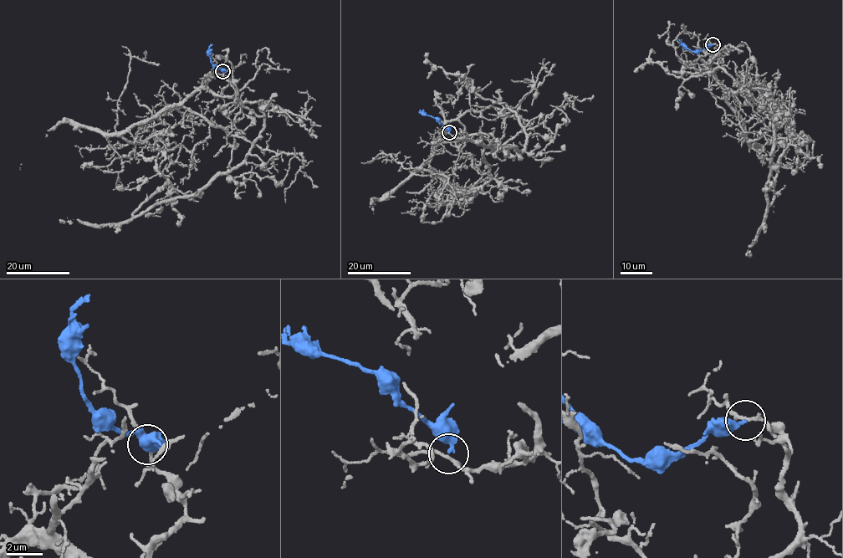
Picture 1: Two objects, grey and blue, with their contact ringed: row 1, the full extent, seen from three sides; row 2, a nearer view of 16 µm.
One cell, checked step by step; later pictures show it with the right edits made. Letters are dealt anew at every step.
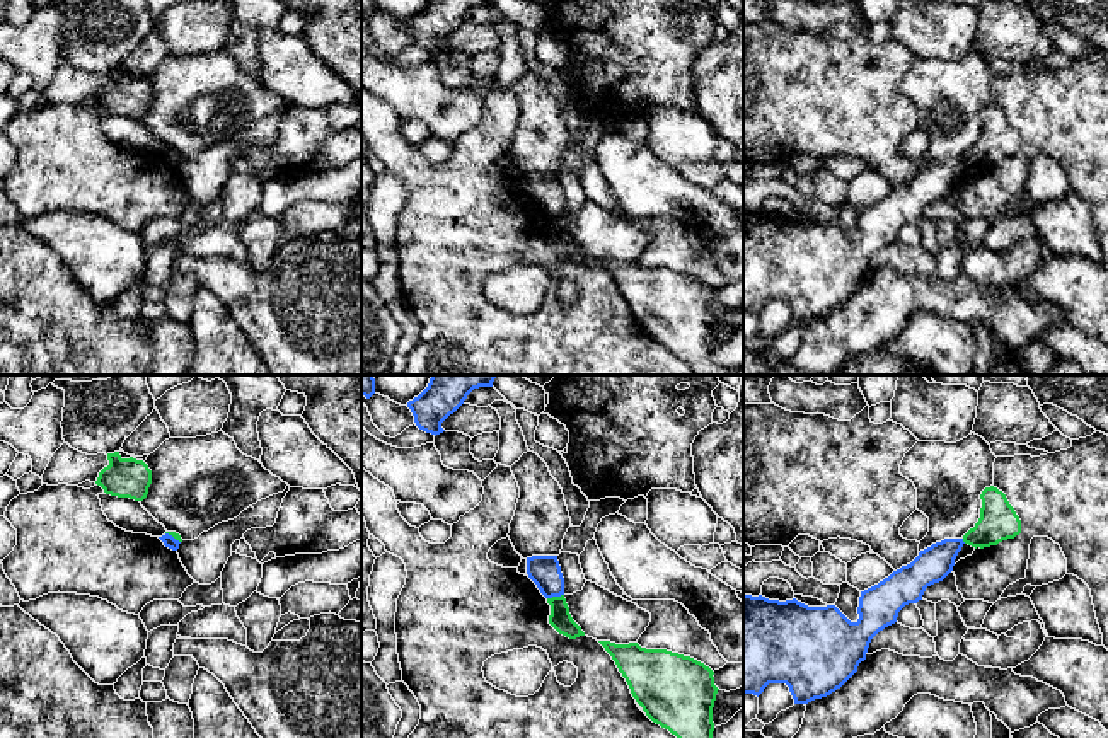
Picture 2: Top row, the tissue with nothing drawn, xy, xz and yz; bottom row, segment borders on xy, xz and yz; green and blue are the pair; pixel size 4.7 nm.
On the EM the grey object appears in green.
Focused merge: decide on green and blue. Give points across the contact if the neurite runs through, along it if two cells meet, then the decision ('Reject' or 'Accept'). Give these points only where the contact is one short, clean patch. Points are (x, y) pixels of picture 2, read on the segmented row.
Boundary: xz (563, 593), (548, 599). Reject

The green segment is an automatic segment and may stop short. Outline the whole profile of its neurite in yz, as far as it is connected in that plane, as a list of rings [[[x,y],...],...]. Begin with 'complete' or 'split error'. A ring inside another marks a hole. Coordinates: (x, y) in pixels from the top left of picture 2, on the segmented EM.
complete | [[[994,486],[985,487],[980,499],[980,518],[963,535],[965,544],[984,549],[1021,533],[1021,520],[1002,491]]]

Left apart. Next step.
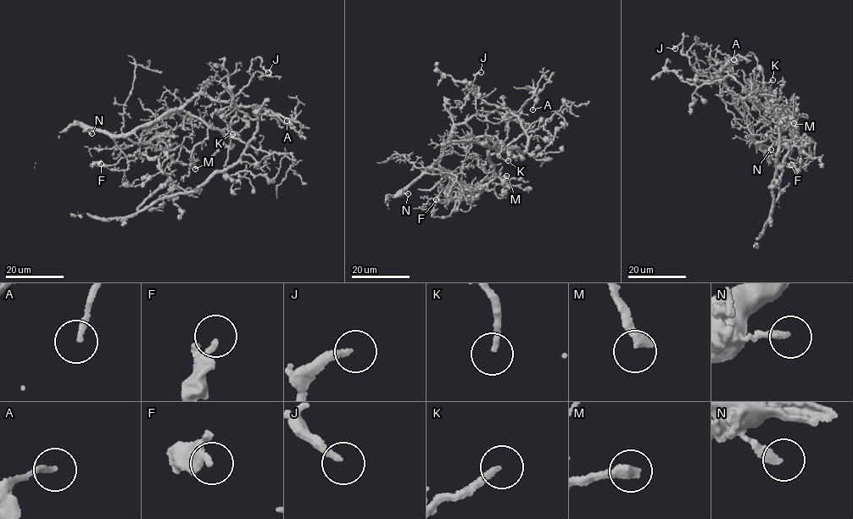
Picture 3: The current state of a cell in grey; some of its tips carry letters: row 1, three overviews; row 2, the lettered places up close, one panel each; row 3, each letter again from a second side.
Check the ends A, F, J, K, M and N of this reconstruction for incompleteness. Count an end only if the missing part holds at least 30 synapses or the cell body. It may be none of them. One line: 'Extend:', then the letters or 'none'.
Extend: J, K, M

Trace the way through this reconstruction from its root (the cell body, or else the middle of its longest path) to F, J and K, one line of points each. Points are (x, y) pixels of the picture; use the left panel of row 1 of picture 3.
F: (175, 110), (127, 136), (145, 145), (159, 136), (149, 140), (142, 153), (113, 164), (91, 164), (101, 164)
J: (175, 110), (201, 93), (228, 102), (248, 84), (251, 61), (258, 57), (268, 72)
K: (175, 110), (199, 118), (229, 137), (232, 134)

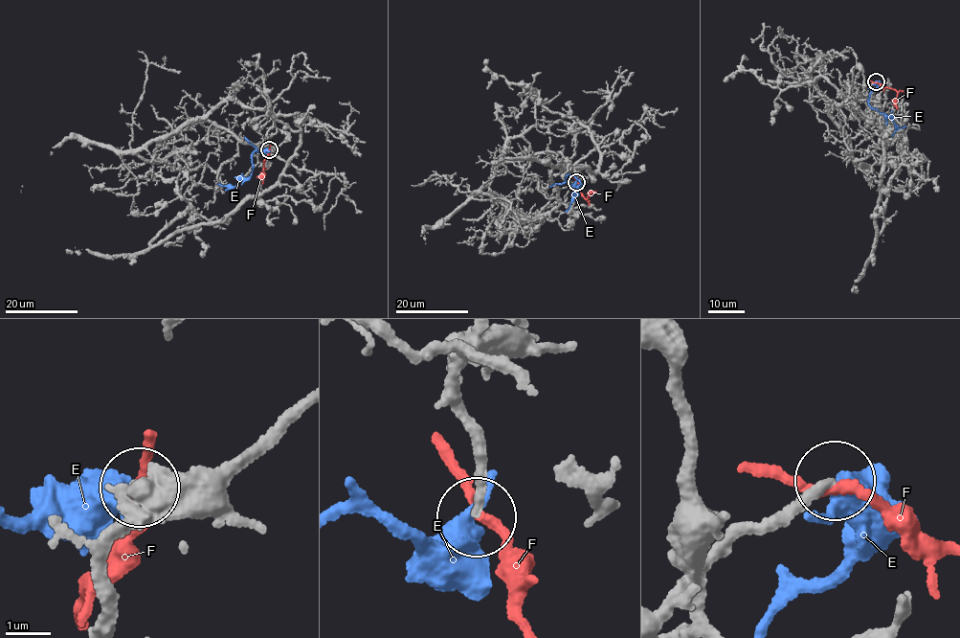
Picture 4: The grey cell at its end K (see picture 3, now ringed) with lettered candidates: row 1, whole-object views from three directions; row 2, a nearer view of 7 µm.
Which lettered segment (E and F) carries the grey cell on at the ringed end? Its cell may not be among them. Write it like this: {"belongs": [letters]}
{"belongs": []}

